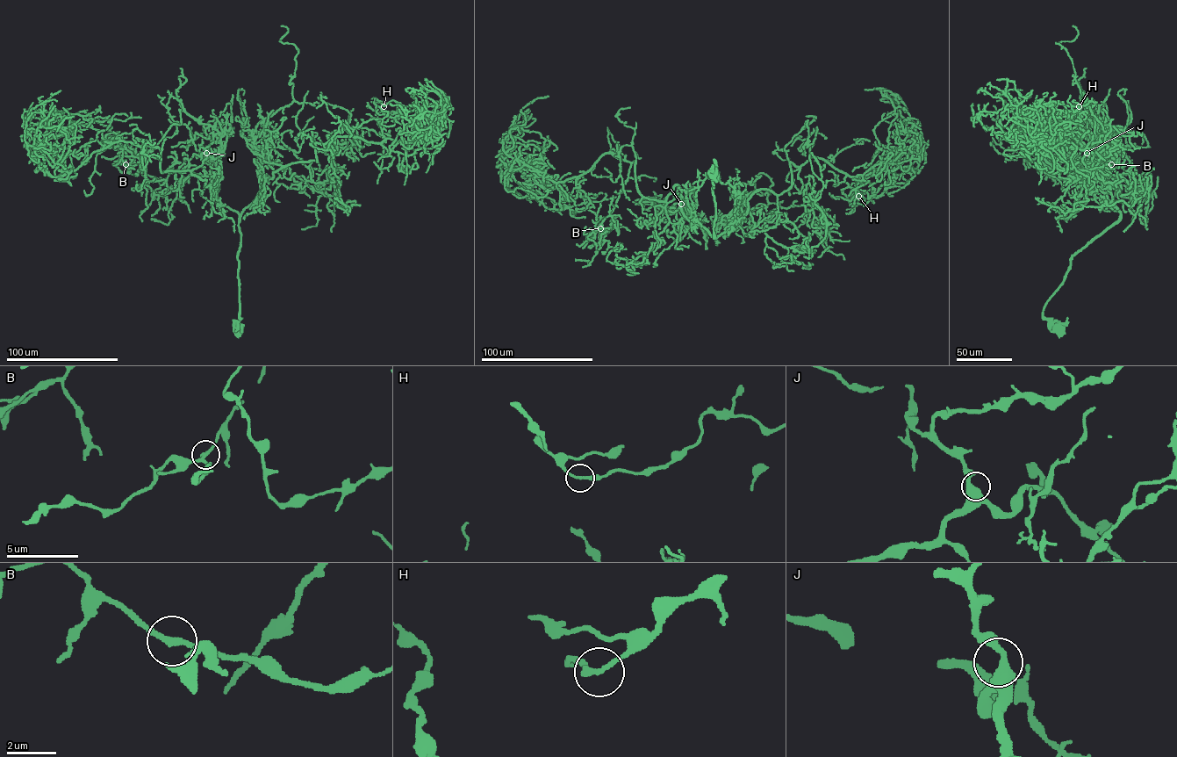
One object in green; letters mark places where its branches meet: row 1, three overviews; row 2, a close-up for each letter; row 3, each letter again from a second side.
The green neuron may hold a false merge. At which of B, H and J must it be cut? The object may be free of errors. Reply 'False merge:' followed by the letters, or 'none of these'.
False merge: none of these

